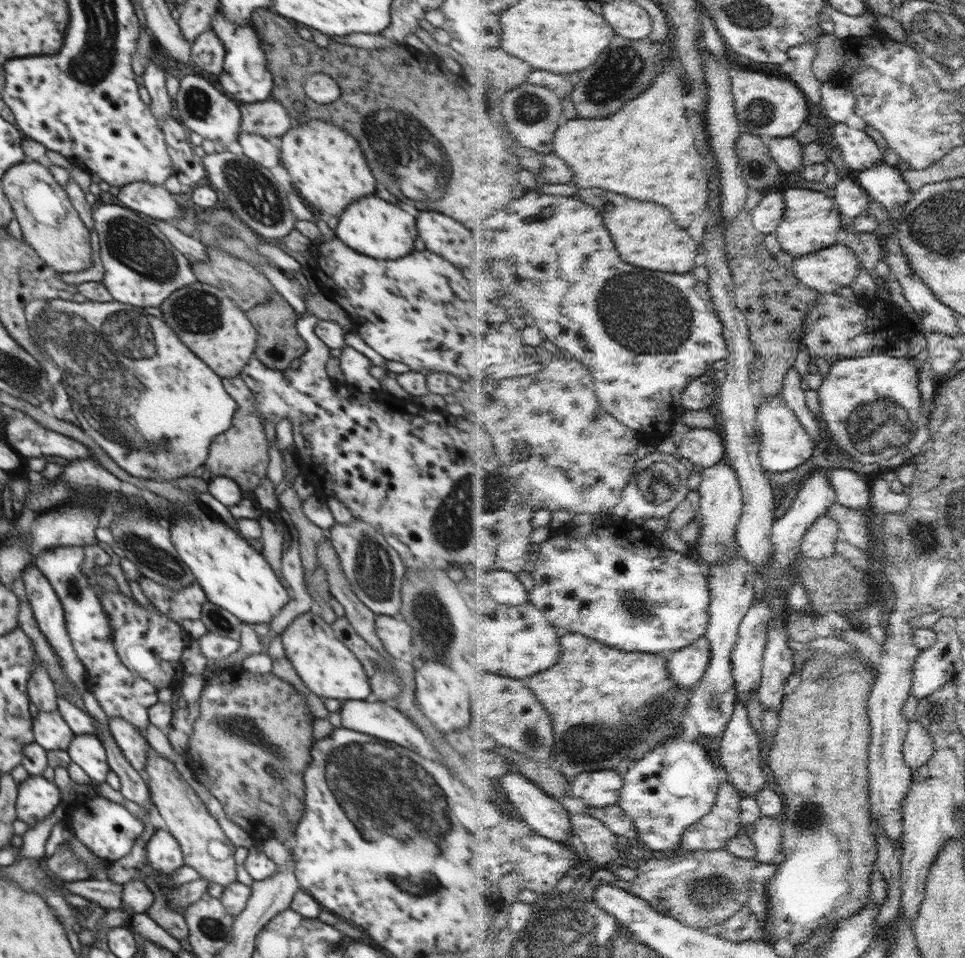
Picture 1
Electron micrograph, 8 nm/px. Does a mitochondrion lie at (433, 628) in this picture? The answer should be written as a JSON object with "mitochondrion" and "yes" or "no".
{"mitochondrion":"yes"}

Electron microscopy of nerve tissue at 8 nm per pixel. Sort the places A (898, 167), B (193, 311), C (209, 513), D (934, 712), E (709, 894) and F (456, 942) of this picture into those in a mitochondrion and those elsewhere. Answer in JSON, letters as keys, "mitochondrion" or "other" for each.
{"A":"other","B":"mitochondrion","C":"other","D":"mitochondrion","E":"mitochondrion","F":"other"}

